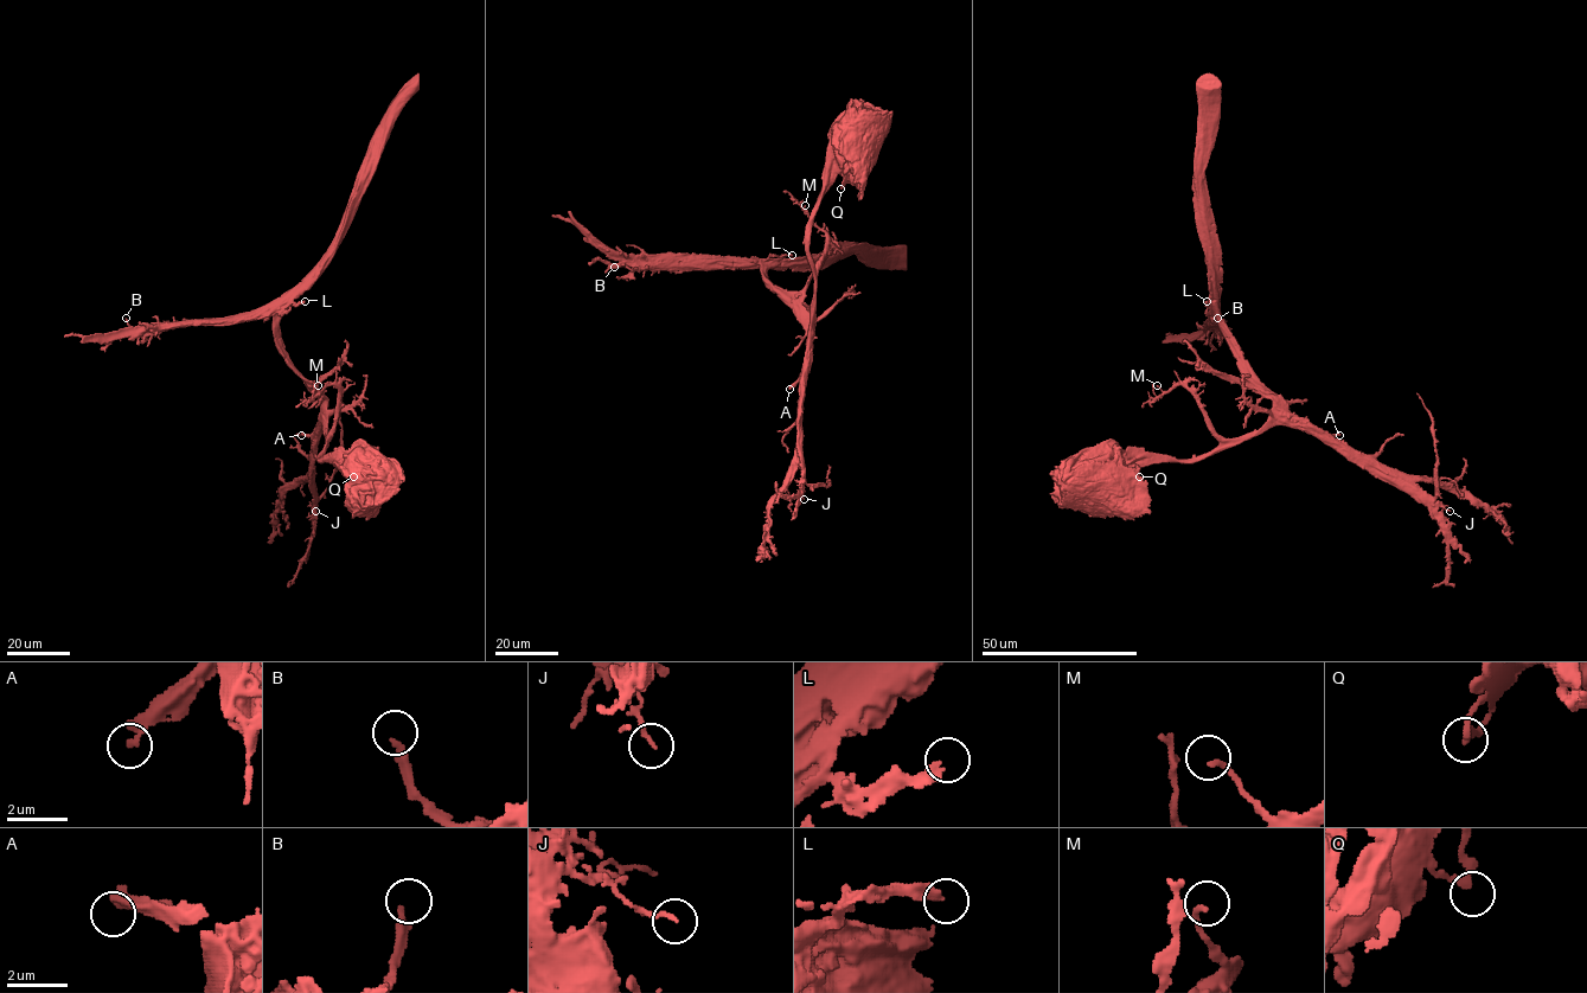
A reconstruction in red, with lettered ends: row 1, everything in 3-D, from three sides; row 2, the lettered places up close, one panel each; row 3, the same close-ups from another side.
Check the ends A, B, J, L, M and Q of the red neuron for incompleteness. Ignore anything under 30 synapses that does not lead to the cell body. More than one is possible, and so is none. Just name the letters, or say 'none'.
A

